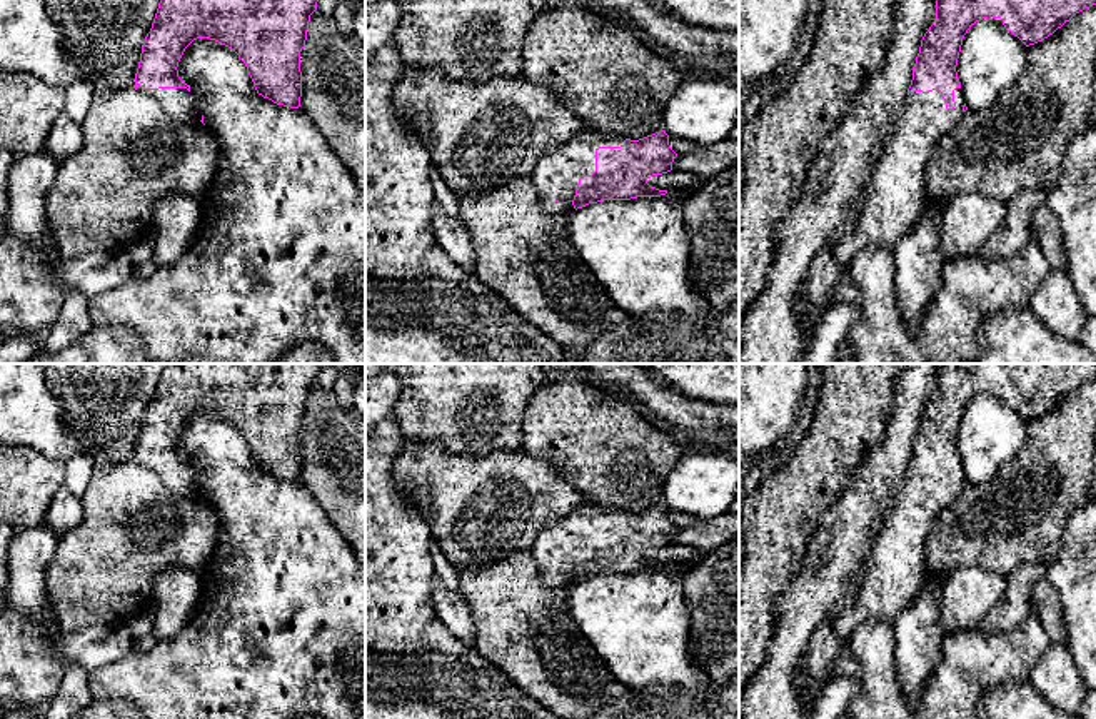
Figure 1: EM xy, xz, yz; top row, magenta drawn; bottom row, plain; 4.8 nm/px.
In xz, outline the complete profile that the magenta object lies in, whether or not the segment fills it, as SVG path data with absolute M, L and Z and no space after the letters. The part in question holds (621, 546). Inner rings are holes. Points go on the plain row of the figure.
M582 502L554 527L544 529L530 547L545 587L569 587L602 574L631 574L637 571L661 571L667 564L651 561L652 549L672 544L677 527L669 519L669 509L661 504L639 514L619 512Z

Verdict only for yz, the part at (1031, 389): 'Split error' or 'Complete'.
Split error

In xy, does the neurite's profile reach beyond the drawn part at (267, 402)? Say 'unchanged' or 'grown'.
grown

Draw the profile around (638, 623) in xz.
M674 562L661 571L602 574L569 586L566 606L581 632L629 689L652 684L711 689L711 679L691 654L691 617L681 582L691 562Z

